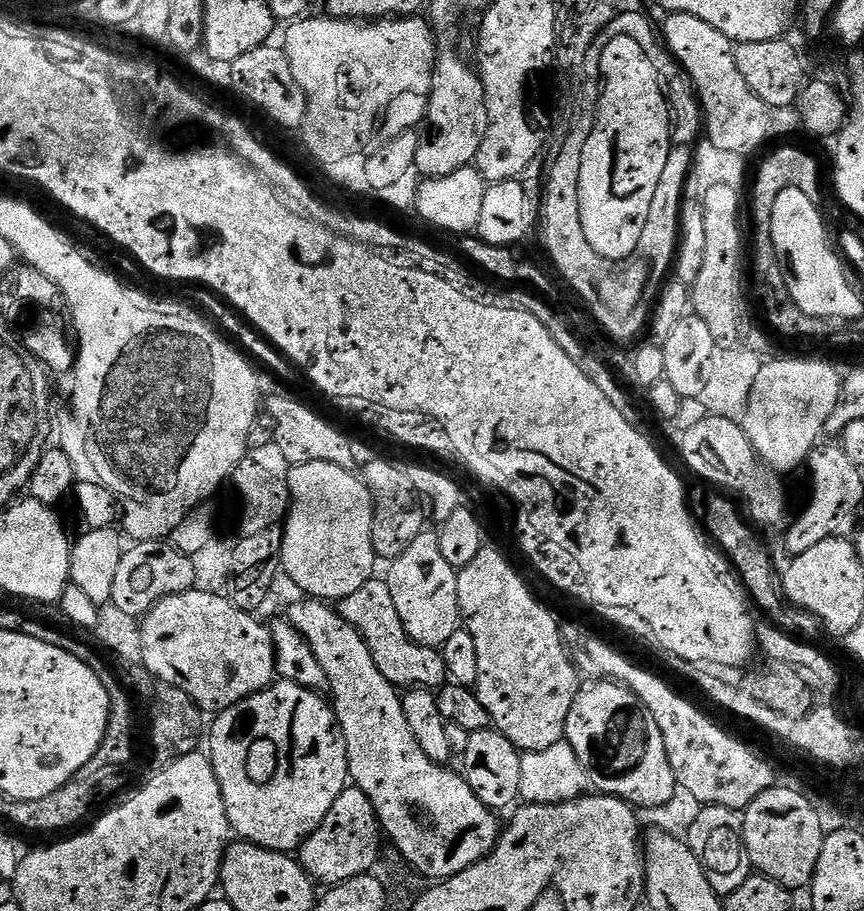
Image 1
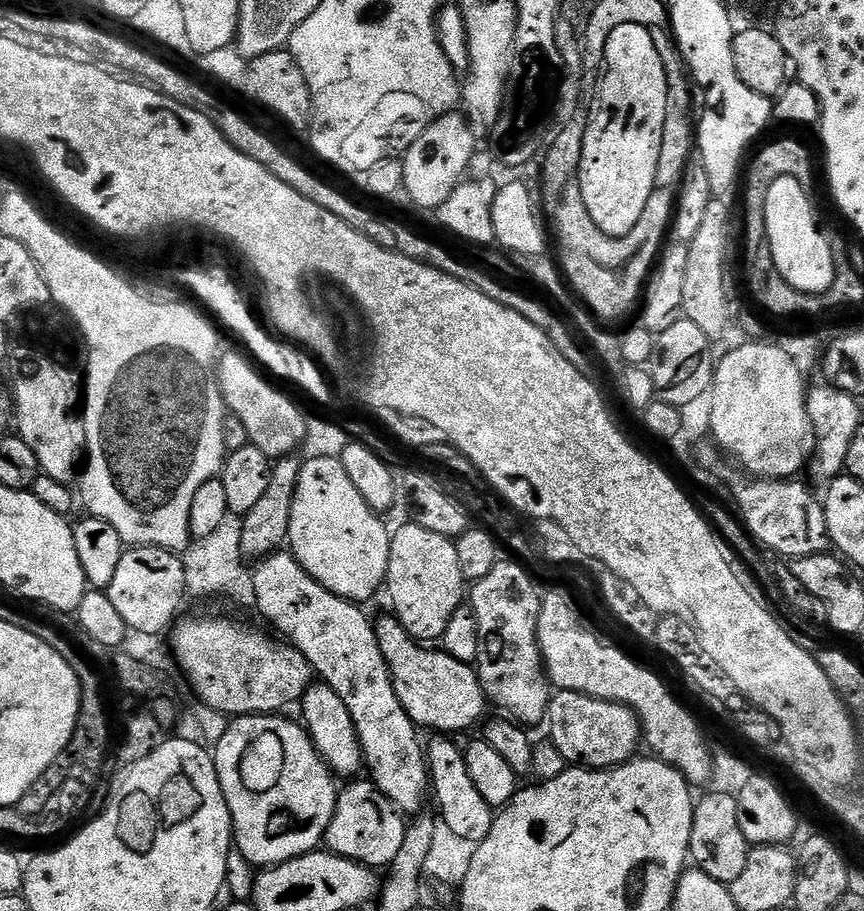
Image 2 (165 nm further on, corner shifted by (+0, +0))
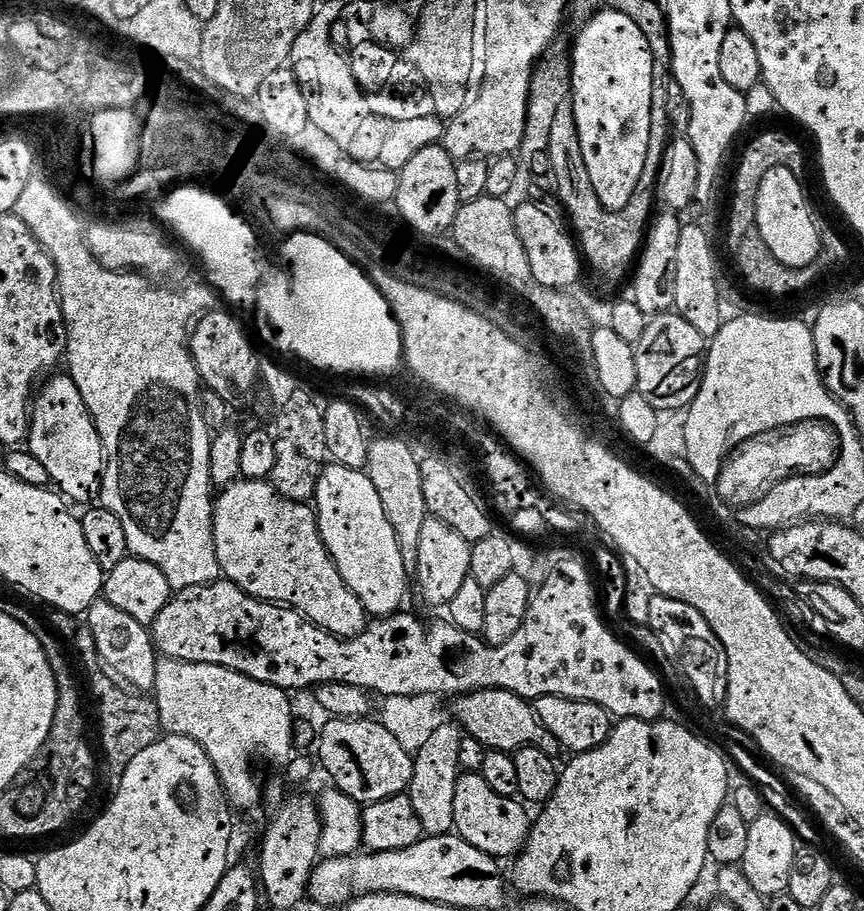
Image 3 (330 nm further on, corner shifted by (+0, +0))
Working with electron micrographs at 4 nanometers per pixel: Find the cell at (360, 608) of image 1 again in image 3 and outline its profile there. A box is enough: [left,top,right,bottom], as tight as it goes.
[455,688,562,758]

